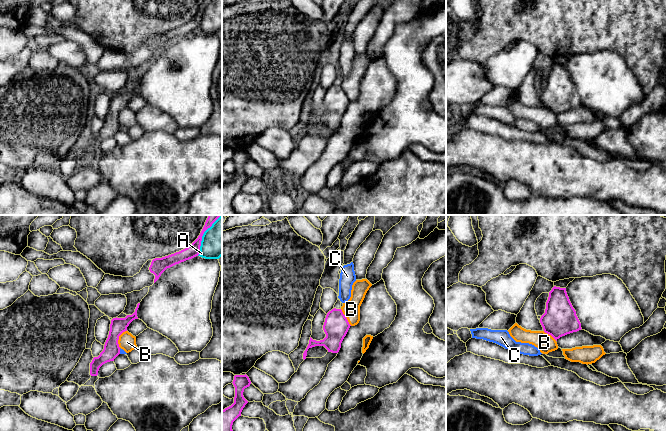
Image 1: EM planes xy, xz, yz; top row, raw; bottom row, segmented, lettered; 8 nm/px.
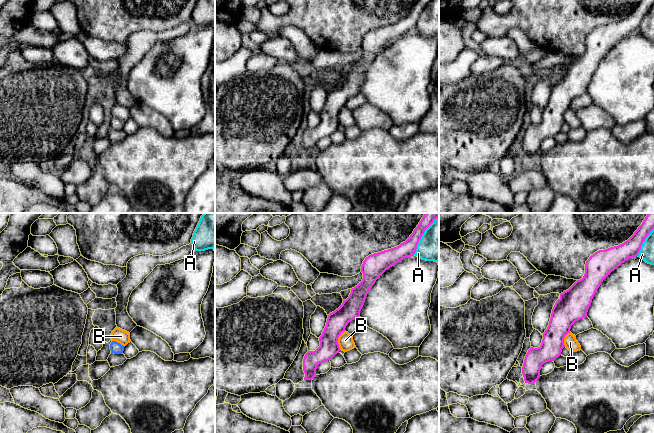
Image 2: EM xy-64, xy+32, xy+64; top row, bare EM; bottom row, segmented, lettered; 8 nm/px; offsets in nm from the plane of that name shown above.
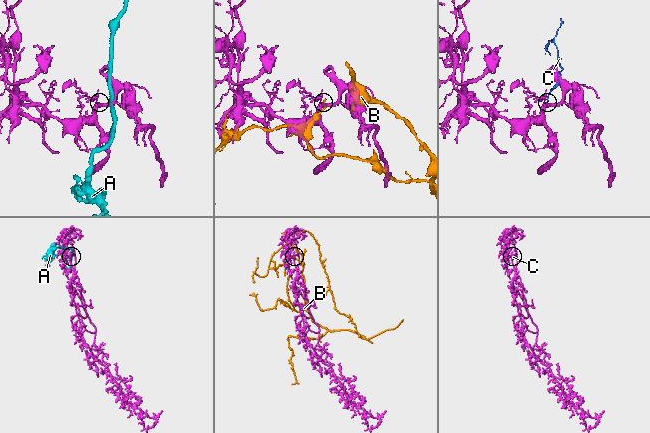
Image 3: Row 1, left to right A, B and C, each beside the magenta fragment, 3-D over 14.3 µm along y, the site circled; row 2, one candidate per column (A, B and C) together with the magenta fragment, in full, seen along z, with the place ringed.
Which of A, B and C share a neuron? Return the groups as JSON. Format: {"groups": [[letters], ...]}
{"groups": [["A"], ["B"], ["C"]]}

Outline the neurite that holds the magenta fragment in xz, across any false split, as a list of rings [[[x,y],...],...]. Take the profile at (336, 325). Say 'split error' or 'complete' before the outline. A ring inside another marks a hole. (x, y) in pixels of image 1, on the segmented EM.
complete | [[[334,308],[329,311],[323,325],[326,337],[320,341],[313,340],[310,337],[309,344],[303,353],[303,359],[306,359],[308,349],[315,346],[324,346],[328,352],[338,353],[350,326],[341,309]]]

